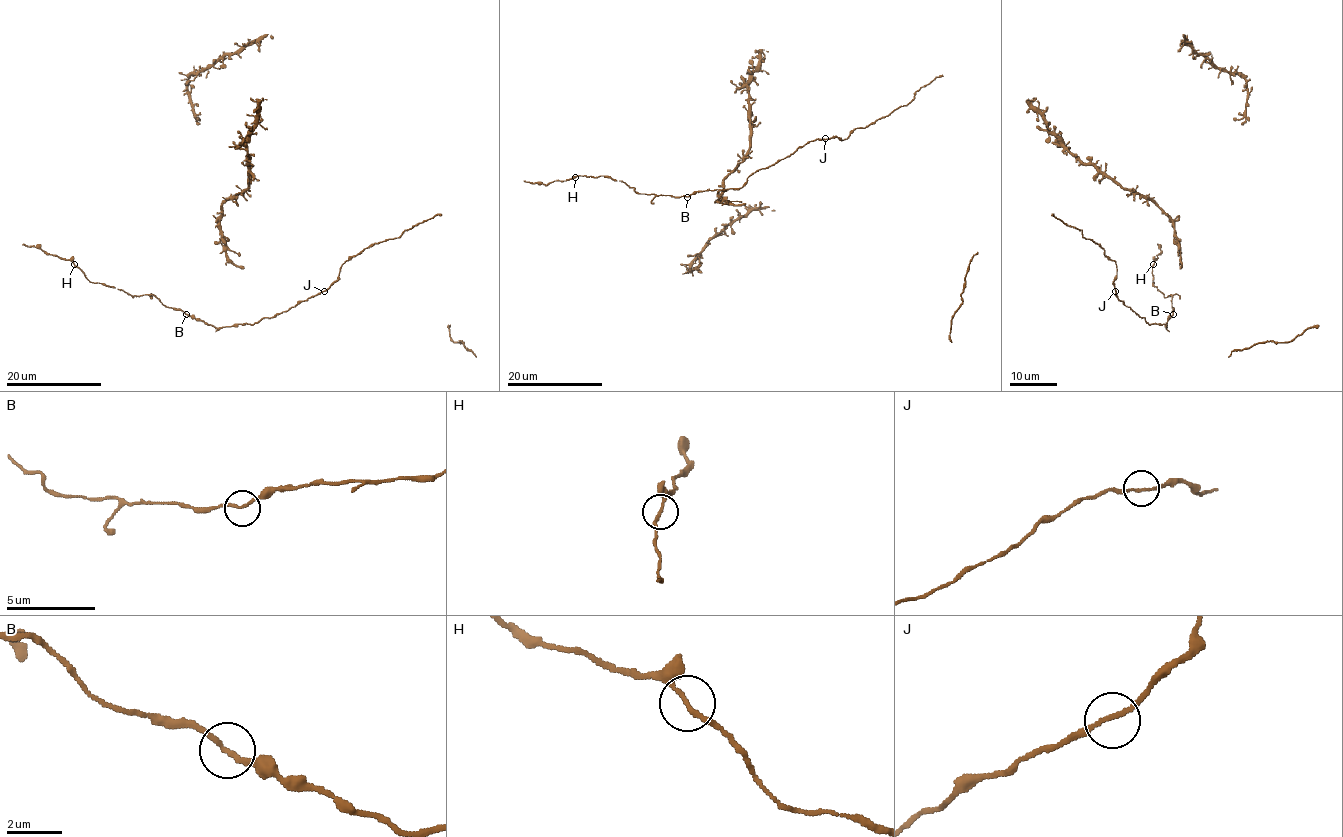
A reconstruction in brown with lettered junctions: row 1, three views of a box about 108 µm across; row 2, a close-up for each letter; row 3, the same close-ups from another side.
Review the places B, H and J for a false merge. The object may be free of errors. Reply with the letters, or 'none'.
none

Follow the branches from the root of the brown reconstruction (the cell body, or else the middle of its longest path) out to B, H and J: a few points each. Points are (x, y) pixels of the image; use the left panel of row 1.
B: (239, 324), (215, 328), (186, 314)
H: (239, 324), (215, 328), (179, 309), (166, 307), (153, 295), (133, 297), (109, 285), (92, 283), (74, 264)
J: (239, 324), (253, 324), (264, 317), (273, 317), (324, 291)

